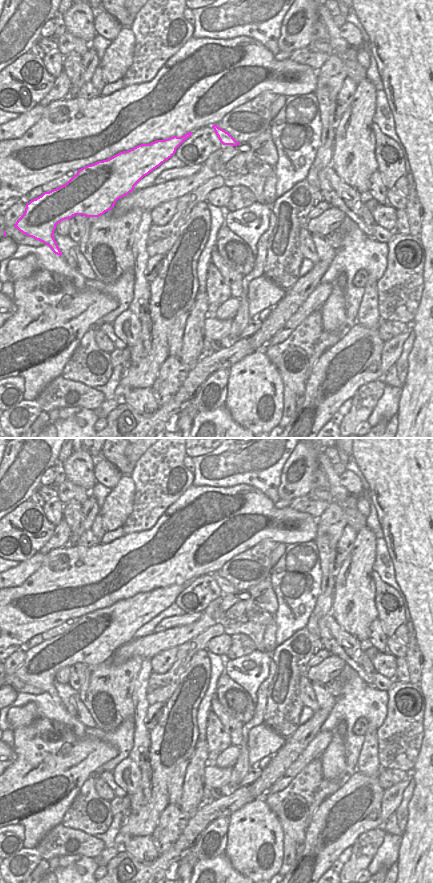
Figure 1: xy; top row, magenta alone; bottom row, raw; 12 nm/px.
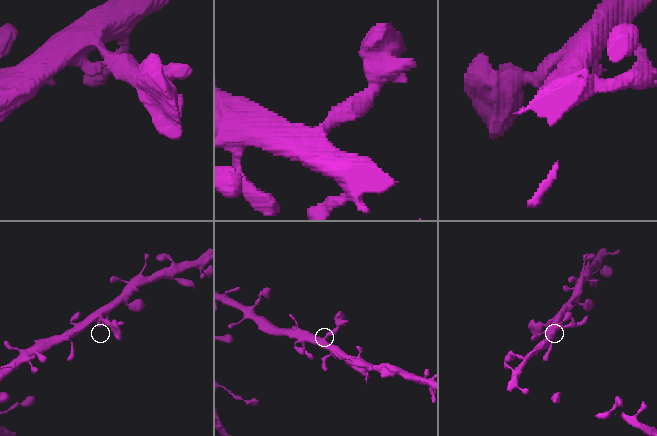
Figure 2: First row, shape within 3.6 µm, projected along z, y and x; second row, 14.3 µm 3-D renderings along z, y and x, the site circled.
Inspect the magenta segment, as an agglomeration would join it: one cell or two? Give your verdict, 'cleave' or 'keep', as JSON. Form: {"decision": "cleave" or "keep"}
{"decision": "keep"}

